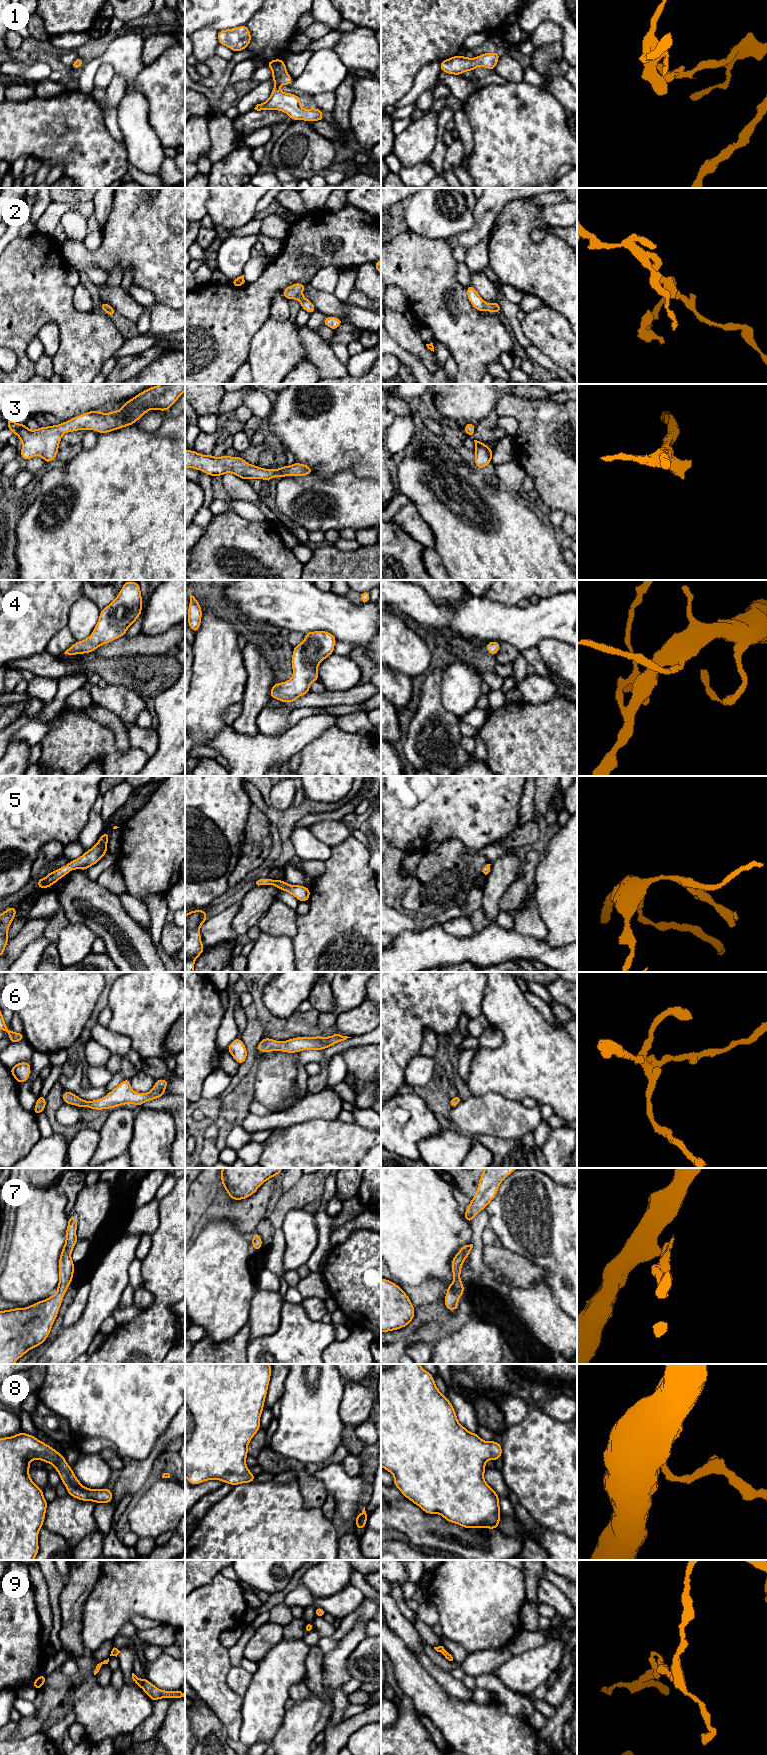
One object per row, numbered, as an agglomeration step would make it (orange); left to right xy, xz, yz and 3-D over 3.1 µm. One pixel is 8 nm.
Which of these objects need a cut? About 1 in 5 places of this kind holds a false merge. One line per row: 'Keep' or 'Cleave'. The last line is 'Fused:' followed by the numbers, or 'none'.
1: Keep
2: Keep
3: Keep
4: Keep
5: Keep
6: Keep
7: Keep
8: Keep
9: Keep
Fused: none

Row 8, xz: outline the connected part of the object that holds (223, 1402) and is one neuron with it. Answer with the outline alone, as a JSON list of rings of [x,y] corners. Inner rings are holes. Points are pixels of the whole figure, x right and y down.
[[[185,1364],[185,1477],[192,1485],[207,1480],[220,1480],[232,1486],[254,1482],[253,1475],[246,1465],[248,1444],[260,1430],[260,1417],[264,1409],[268,1385],[271,1378],[270,1364]]]

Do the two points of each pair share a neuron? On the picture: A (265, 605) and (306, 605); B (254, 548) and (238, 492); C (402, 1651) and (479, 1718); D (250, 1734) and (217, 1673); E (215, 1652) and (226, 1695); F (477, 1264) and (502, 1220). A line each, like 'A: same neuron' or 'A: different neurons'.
A: same neuron
B: different neurons
C: same neuron
D: different neurons
E: same neuron
F: different neurons

